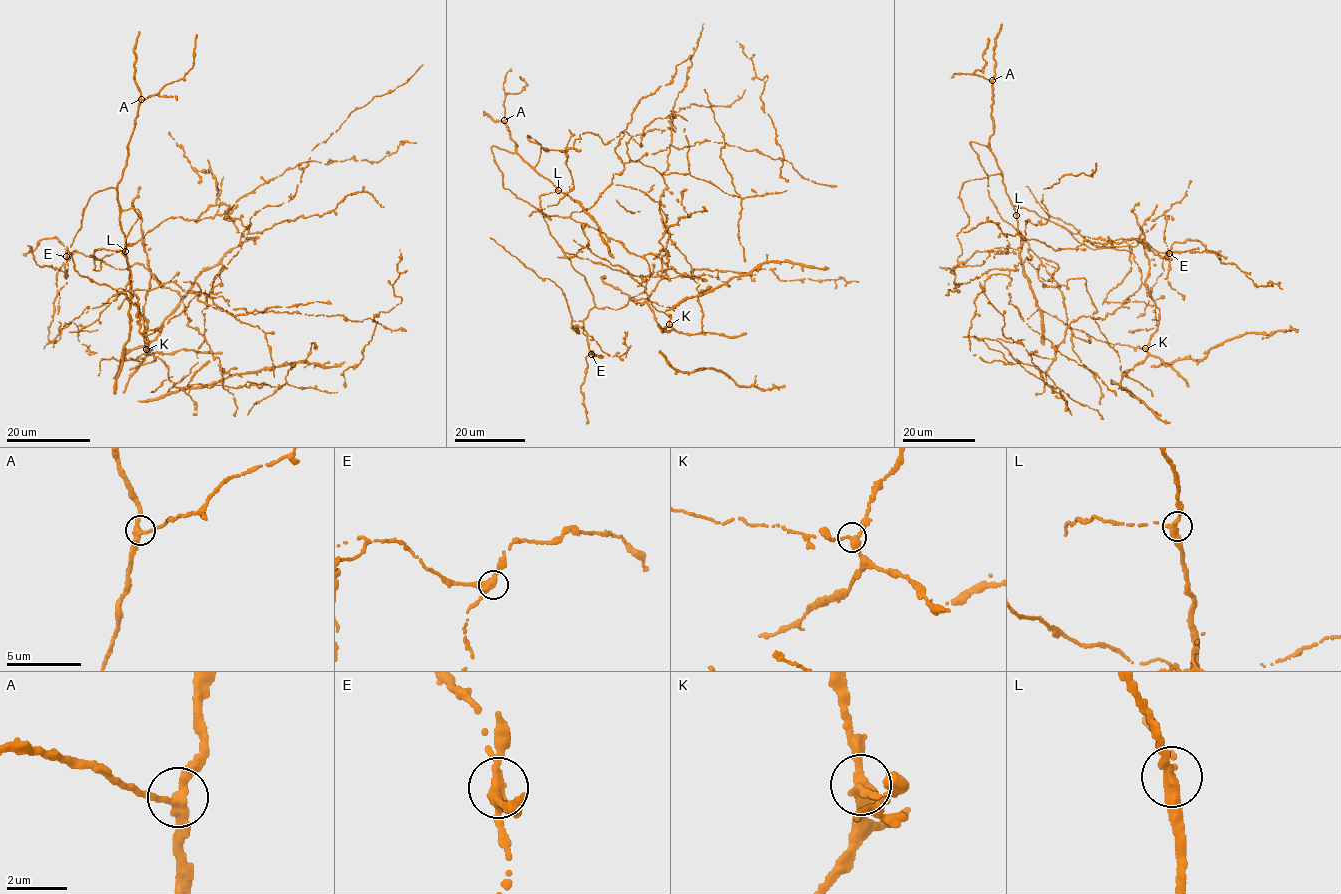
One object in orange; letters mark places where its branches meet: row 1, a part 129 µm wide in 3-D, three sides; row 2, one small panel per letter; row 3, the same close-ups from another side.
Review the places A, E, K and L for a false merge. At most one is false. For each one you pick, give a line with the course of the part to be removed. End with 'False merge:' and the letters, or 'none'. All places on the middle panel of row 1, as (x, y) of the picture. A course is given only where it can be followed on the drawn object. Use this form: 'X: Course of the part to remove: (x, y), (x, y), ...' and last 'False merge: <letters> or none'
E: Course of the part to remove: (591, 354), (592, 350), (596, 355), (593, 356), (603, 357), (597, 355)
False merge: E

